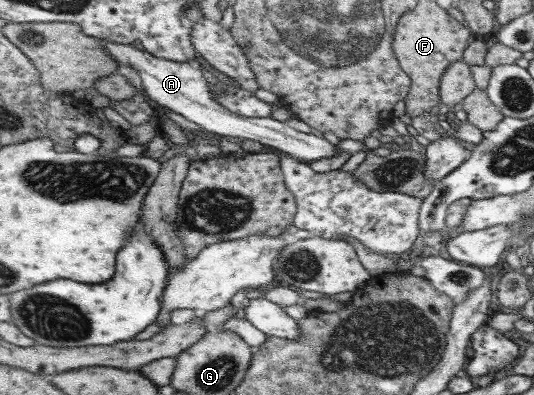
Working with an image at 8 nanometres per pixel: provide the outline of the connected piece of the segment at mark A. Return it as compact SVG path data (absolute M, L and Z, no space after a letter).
M102 40L102 45L106 51L120 63L120 65L130 65L140 71L143 80L144 92L148 99L155 106L163 106L174 111L187 120L193 121L206 131L210 131L226 139L251 139L258 141L264 146L269 146L280 154L290 154L300 160L311 162L324 157L332 157L341 151L356 153L358 148L357 140L342 139L338 145L334 146L324 137L317 137L311 133L304 133L293 129L289 123L277 121L271 117L252 118L238 115L224 105L220 105L214 95L206 77L202 75L202 70L191 61L175 62L156 57L154 54L142 49L138 50L132 44L122 44L110 40Z

